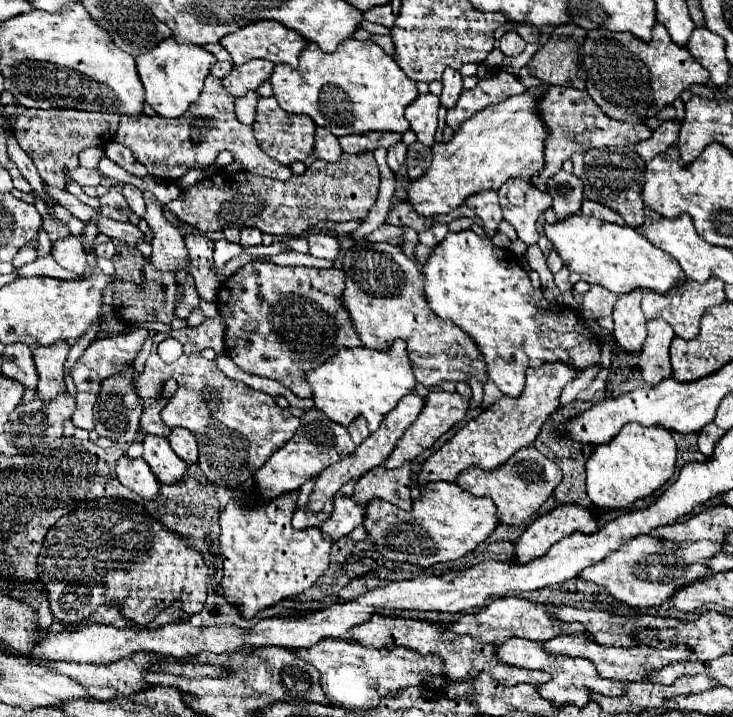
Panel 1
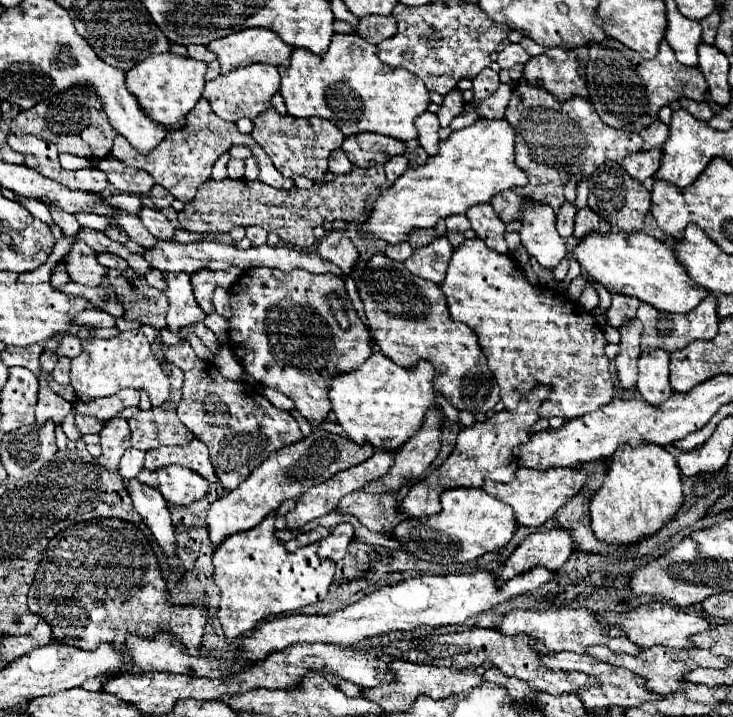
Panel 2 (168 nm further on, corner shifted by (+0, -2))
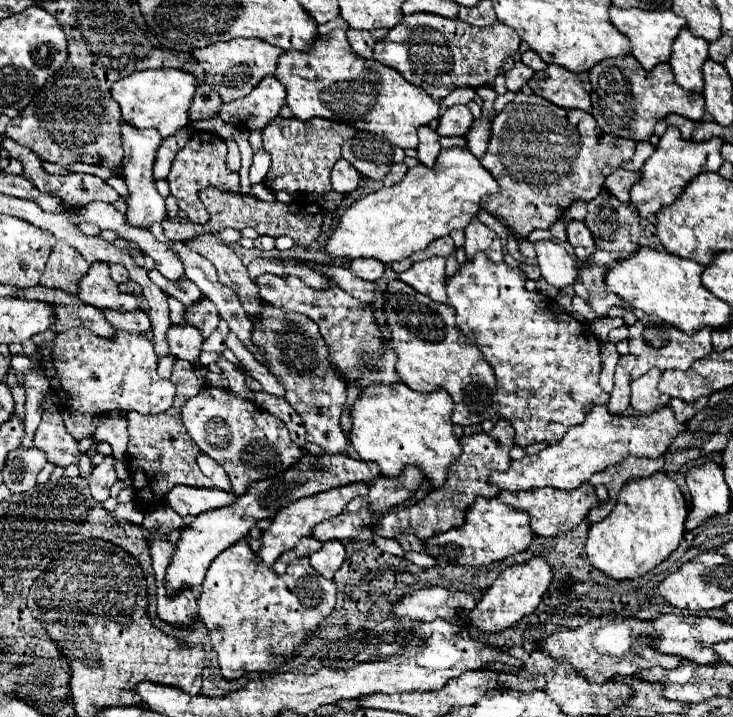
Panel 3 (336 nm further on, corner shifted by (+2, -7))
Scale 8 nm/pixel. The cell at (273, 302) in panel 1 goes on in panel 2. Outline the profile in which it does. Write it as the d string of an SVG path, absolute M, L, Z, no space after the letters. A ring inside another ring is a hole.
M250 269L250 271L242 273L242 277L230 287L230 291L232 291L232 295L230 295L230 305L232 305L232 311L234 311L232 319L228 321L228 323L230 323L230 331L228 331L228 335L230 335L230 339L228 339L230 351L236 353L240 365L244 367L244 371L248 371L260 385L264 385L264 387L274 387L274 389L286 393L286 395L296 403L296 409L298 409L298 411L308 419L308 423L316 429L322 421L326 421L326 415L332 411L332 407L330 407L330 397L326 395L326 375L340 375L340 373L346 373L346 371L354 371L354 367L360 367L360 365L370 357L370 353L372 353L368 331L366 331L366 327L362 325L362 321L358 319L356 311L352 309L352 303L350 303L350 299L348 299L346 287L344 287L344 281L342 281L340 277L336 277L336 275L330 275L330 273L326 273L326 275L314 275L314 273L308 273L308 271L302 271L302 269L294 269L294 271L288 271L288 273L282 273L282 271L278 271L278 269ZM332 293L338 295L338 297L342 297L342 299L348 299L348 313L350 313L350 319L352 319L352 327L350 327L348 331L340 329L340 325L336 323L334 315L330 313L328 303L330 303L330 295L332 295Z

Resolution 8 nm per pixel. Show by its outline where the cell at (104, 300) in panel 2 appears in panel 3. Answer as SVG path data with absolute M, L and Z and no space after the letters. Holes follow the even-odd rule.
M104 308L104 318L122 332L140 332L144 334L150 328L150 318L144 310L132 310L132 312L118 312L118 310L110 310Z

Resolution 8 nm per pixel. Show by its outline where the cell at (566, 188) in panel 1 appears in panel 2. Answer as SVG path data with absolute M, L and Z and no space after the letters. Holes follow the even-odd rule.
M564 203L558 211L558 217L556 217L556 229L562 237L572 237L572 231L574 231L574 215L576 215L576 207L574 203Z

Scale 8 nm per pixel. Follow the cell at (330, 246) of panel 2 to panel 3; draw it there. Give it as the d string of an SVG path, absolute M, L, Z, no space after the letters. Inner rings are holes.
M356 258L356 260L352 260L350 270L352 270L352 274L360 276L362 280L378 280L384 272L384 264L374 258Z

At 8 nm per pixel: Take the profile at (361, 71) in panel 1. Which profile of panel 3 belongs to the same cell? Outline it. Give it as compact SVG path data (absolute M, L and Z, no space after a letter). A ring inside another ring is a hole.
M344 30L318 36L312 52L288 50L278 60L276 78L286 88L286 104L302 122L318 116L336 120L356 130L384 136L400 148L416 148L418 126L440 116L440 106L424 90L410 84L400 72L376 60L356 56L346 40Z

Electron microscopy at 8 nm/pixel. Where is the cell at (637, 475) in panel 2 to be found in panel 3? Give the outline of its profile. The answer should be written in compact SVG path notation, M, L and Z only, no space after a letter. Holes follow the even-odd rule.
M656 472L648 478L636 478L624 484L610 516L594 522L588 532L586 554L594 568L616 580L638 578L666 560L684 536L688 510L678 484L666 474Z

